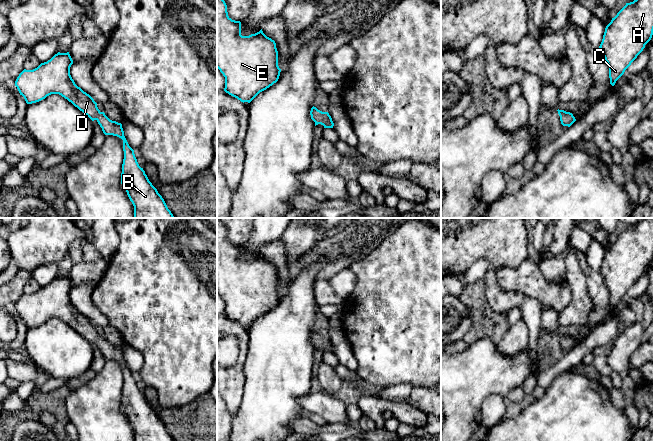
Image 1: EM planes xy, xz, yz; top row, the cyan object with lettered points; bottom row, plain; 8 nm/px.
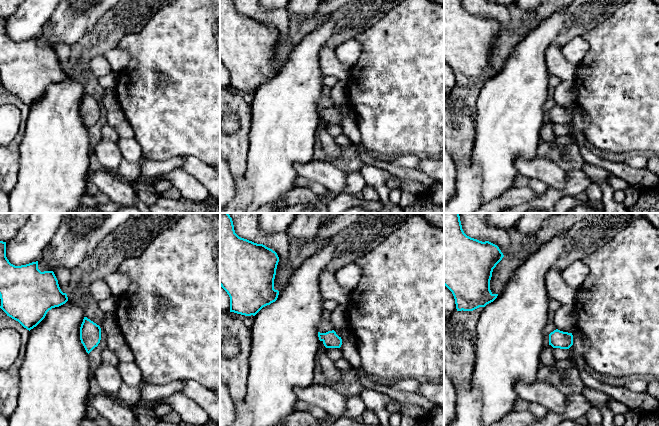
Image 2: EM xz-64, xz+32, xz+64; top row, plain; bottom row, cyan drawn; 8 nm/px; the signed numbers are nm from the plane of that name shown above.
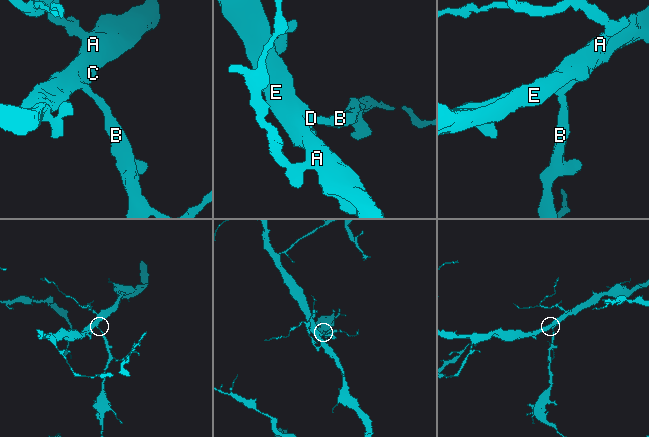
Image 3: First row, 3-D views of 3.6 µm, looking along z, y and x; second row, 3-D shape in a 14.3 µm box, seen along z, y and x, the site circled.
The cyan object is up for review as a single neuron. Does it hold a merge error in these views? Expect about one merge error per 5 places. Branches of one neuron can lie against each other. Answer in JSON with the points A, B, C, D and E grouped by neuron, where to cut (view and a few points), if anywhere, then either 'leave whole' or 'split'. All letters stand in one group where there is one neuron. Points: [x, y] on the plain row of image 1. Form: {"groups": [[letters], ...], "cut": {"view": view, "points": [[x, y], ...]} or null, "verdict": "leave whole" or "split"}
{"groups": [["A", "B", "C", "D", "E"]], "cut": null, "verdict": "leave whole"}

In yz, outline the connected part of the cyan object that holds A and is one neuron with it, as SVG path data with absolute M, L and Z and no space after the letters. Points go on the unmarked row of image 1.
M642 218L633 226L626 227L612 242L599 270L609 290L612 310L643 275L652 259L653 218Z

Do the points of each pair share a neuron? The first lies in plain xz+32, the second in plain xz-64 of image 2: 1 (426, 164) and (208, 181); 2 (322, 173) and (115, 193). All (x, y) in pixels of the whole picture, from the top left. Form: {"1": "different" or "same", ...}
{"1": "same", "2": "same"}

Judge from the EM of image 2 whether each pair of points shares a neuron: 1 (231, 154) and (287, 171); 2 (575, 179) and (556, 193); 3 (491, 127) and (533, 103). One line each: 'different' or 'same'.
1: different
2: same
3: same

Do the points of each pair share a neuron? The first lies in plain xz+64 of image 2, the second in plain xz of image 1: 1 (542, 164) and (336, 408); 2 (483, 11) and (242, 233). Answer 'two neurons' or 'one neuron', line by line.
1: one neuron
2: one neuron

